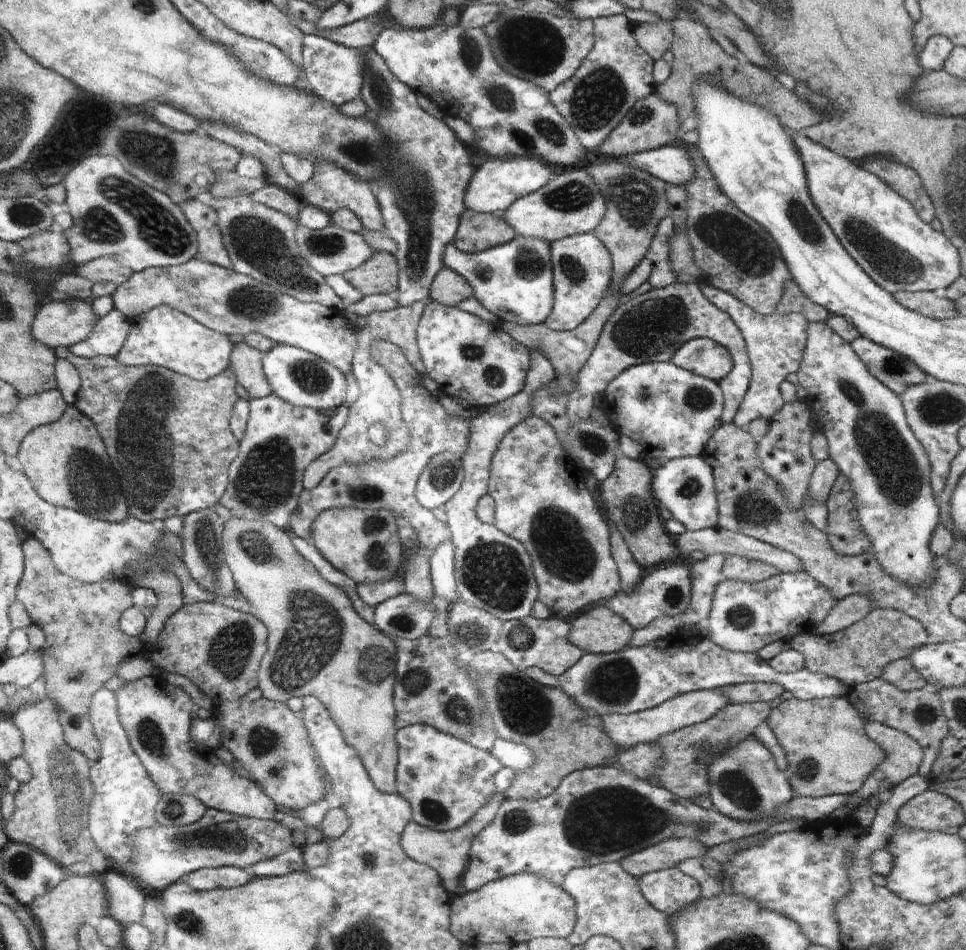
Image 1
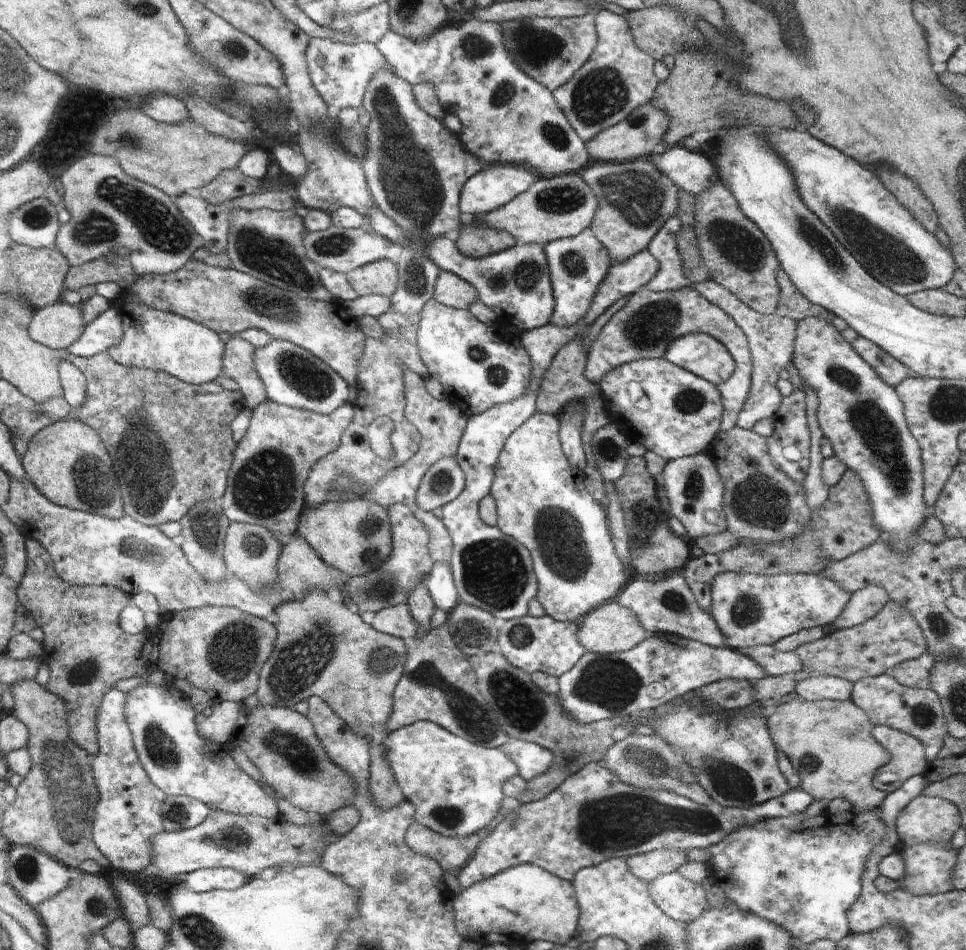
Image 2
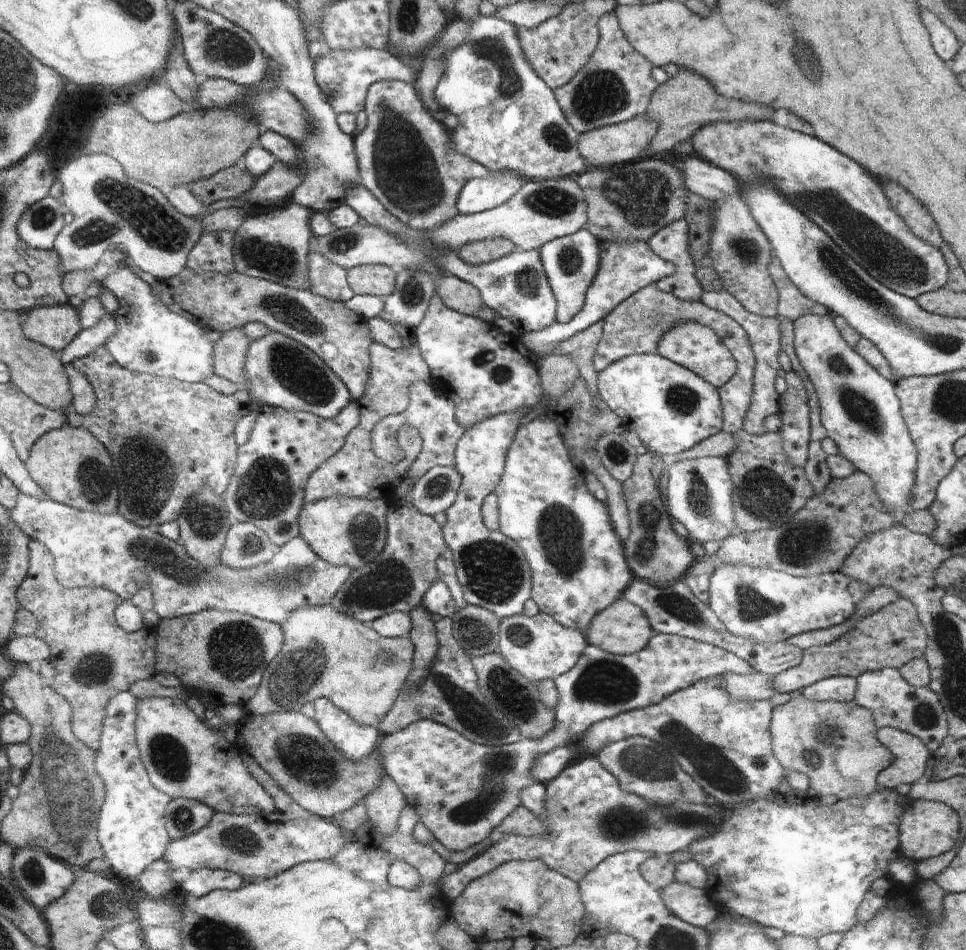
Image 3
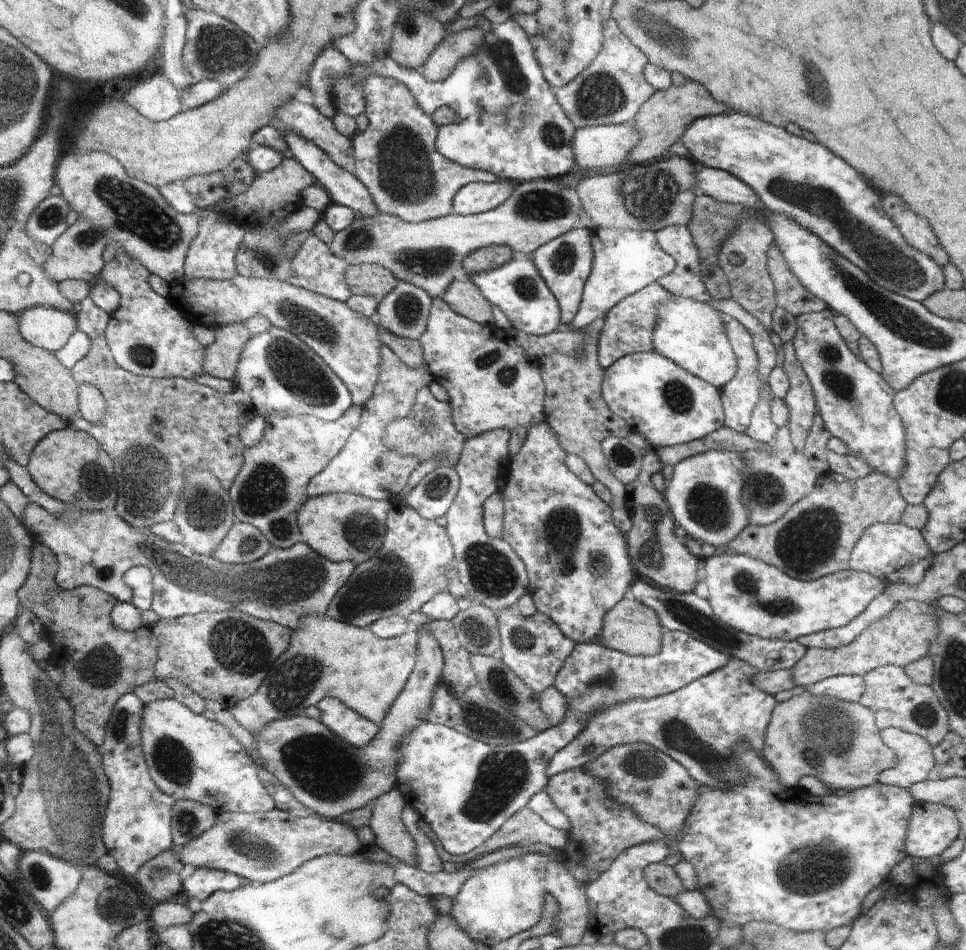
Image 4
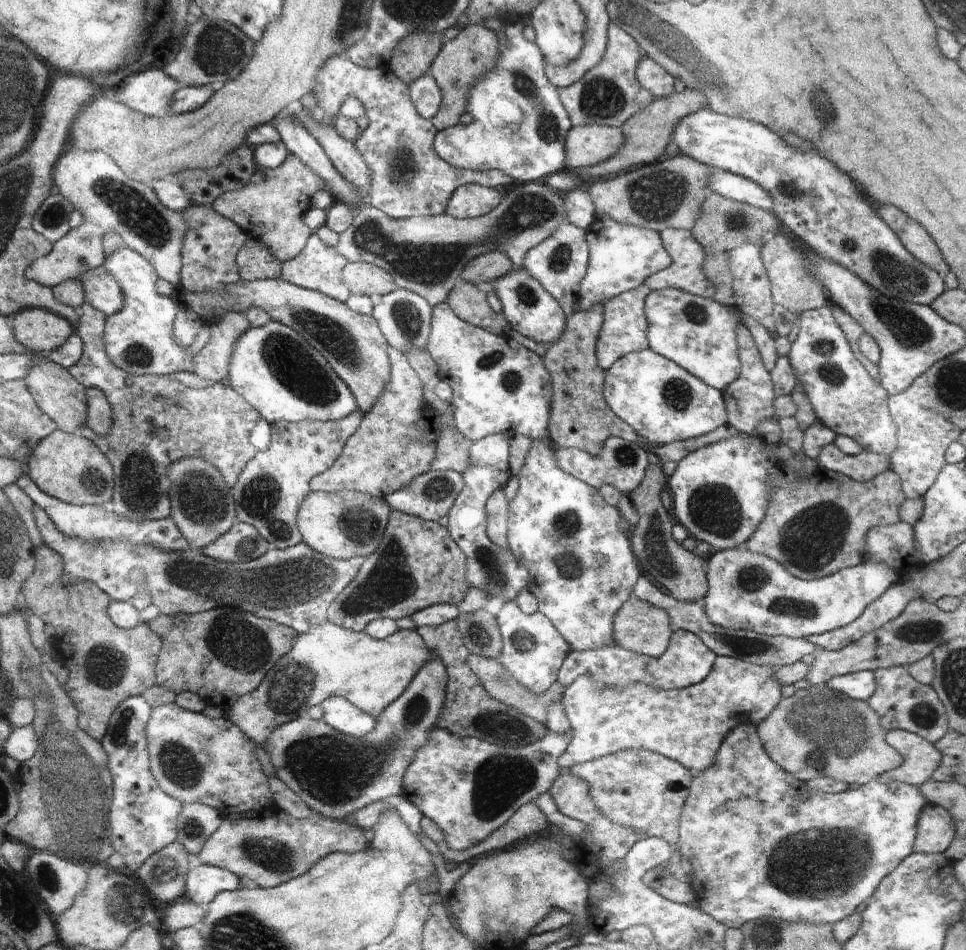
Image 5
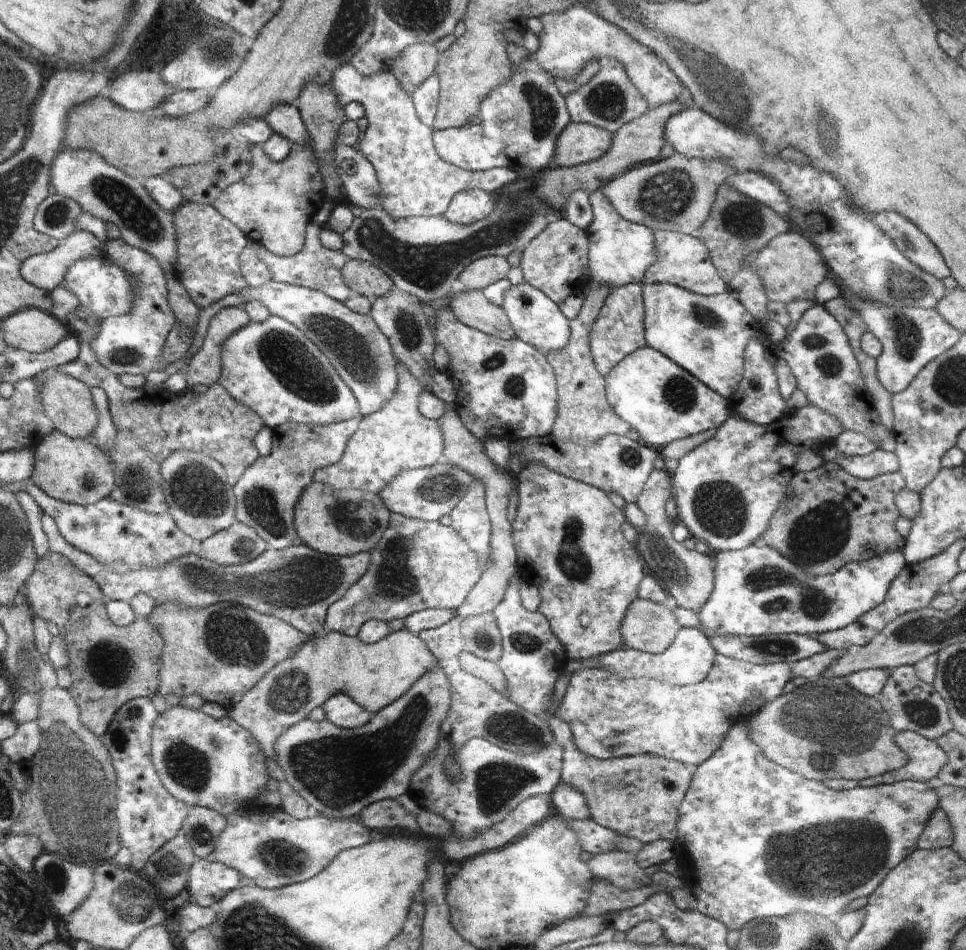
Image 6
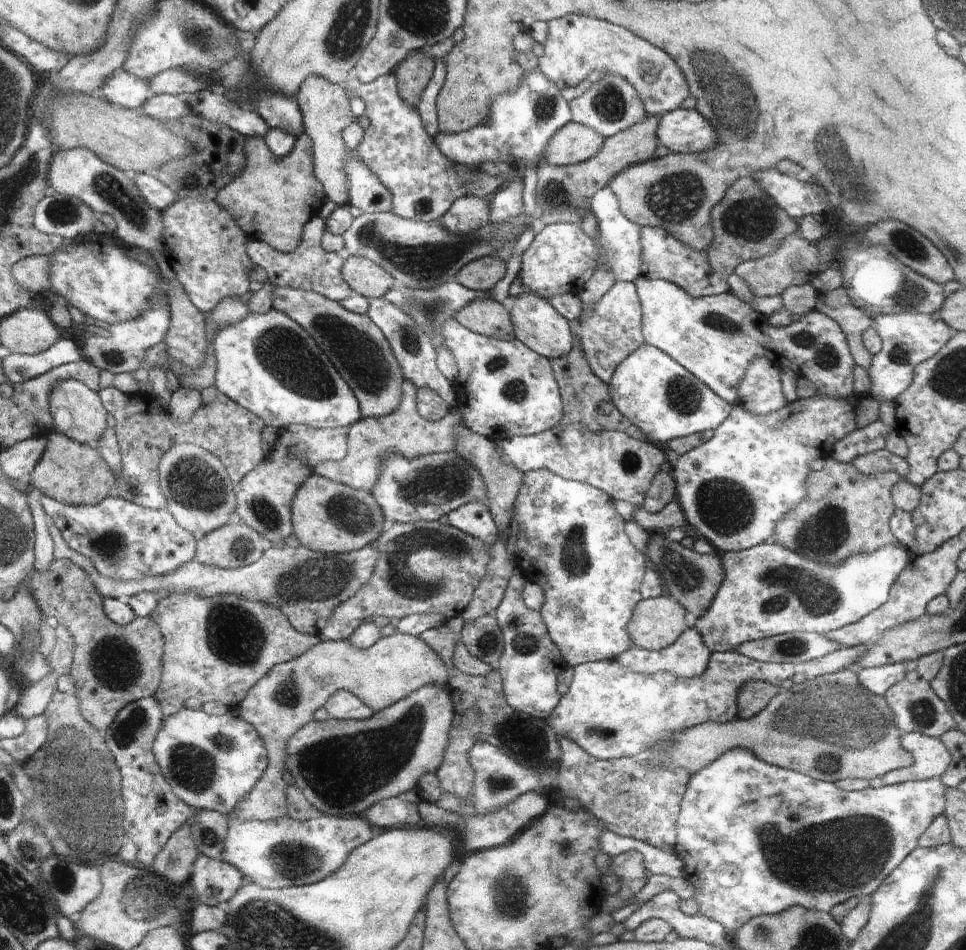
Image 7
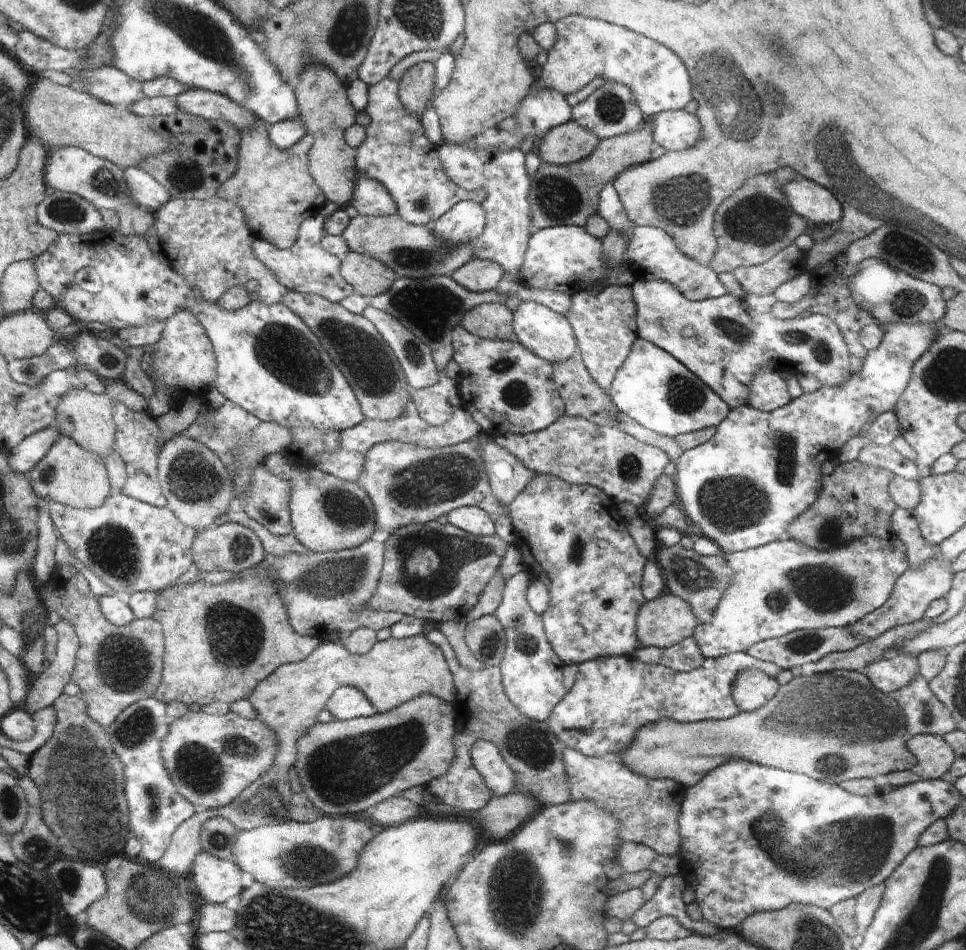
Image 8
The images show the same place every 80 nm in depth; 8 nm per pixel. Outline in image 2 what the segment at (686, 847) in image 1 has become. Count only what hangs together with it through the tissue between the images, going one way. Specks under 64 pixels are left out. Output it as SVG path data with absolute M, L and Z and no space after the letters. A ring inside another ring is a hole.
M656 849L628 857L627 865L639 879L649 883L663 874L676 873L687 860L684 851L674 849Z

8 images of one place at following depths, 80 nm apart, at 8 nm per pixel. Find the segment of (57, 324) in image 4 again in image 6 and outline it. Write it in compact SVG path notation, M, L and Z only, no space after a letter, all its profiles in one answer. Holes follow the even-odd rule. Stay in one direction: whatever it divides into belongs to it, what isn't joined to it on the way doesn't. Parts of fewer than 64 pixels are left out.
M22 309L4 320L7 347L29 353L41 353L54 348L66 334L64 324L47 311Z

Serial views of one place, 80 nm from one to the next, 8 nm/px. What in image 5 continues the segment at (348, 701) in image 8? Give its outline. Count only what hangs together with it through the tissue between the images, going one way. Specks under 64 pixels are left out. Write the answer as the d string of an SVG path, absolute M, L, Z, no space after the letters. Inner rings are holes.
M328 698L328 702L322 702L322 710L322 721L354 738L367 736L375 728L375 718L371 714L356 708L344 698Z

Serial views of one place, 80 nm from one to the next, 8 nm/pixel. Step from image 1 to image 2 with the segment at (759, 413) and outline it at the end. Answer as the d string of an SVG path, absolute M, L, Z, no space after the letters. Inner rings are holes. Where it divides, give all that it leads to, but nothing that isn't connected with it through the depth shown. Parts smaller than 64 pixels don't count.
M706 281L694 284L694 288L708 302L719 306L725 310L733 321L744 331L753 360L751 372L751 389L748 398L742 405L742 410L736 419L736 426L752 430L753 426L762 419L770 419L777 412L777 408L782 402L782 395L776 387L776 382L780 378L780 370L792 362L793 344L796 338L796 323L793 318L781 317L779 314L765 315L756 312L746 306L735 294L714 281Z

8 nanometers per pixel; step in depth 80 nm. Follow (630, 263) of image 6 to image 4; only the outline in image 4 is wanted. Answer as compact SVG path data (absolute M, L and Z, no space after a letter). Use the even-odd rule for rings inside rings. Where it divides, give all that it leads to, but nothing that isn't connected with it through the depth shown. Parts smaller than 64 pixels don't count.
M589 228L593 265L571 327L581 329L602 318L617 302L672 272L675 260L658 244L655 231Z

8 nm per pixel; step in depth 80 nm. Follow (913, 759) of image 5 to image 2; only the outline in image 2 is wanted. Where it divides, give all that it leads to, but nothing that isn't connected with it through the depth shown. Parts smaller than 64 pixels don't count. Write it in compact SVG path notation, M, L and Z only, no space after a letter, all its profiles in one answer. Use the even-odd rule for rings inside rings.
M873 725L873 737L891 754L891 760L874 773L873 788L880 789L886 795L912 776L926 776L928 772L927 754L924 745L911 734L900 732L884 725ZM882 772L892 772L896 776L894 783L883 785L878 782Z

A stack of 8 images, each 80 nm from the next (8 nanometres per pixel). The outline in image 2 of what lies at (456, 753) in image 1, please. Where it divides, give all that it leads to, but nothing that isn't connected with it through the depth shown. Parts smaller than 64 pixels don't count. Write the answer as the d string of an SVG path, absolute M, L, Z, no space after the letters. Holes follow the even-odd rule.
M418 721L395 730L383 744L386 746L385 758L402 788L404 798L415 806L414 822L445 837L463 839L486 829L503 805L503 786L520 775L516 761L504 749L489 749L471 743L430 721Z

